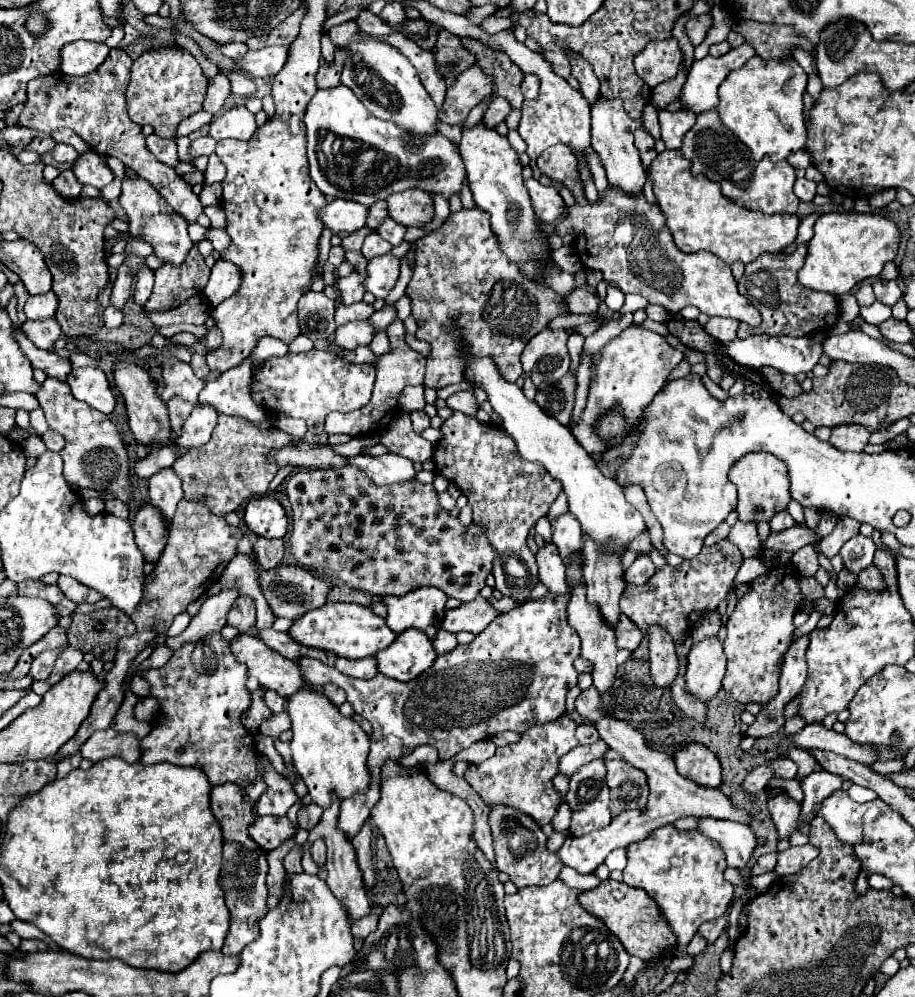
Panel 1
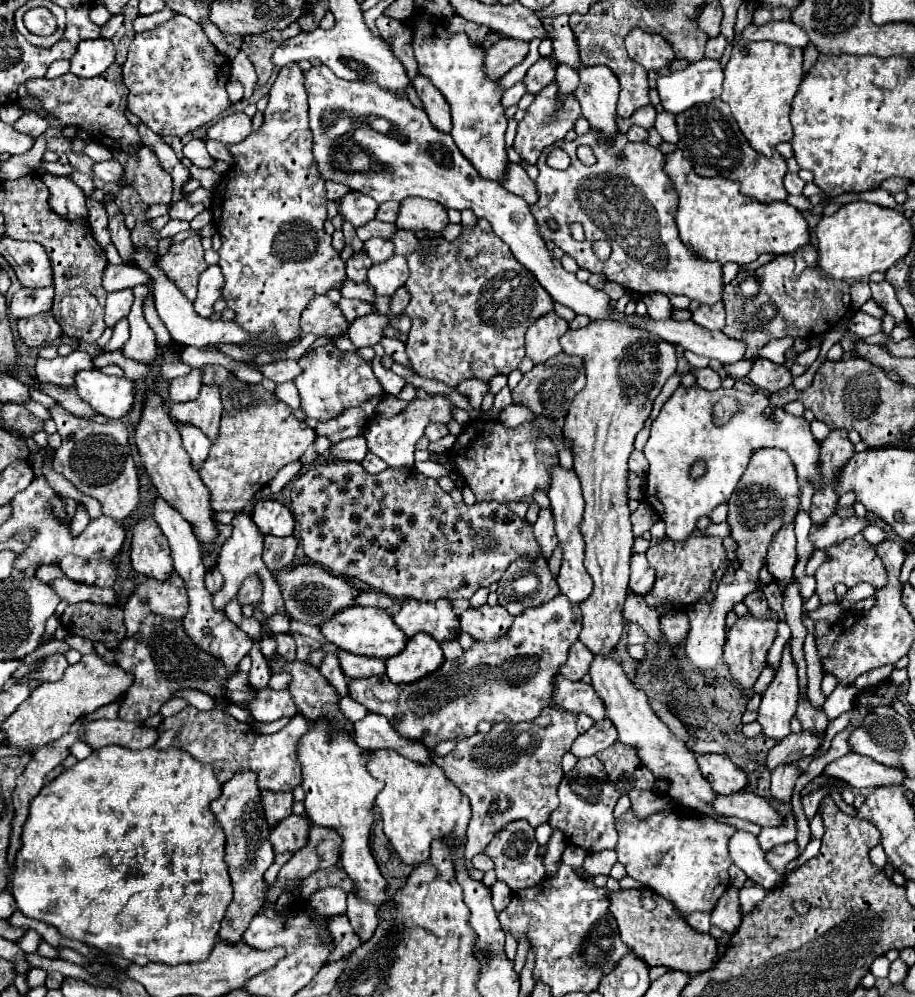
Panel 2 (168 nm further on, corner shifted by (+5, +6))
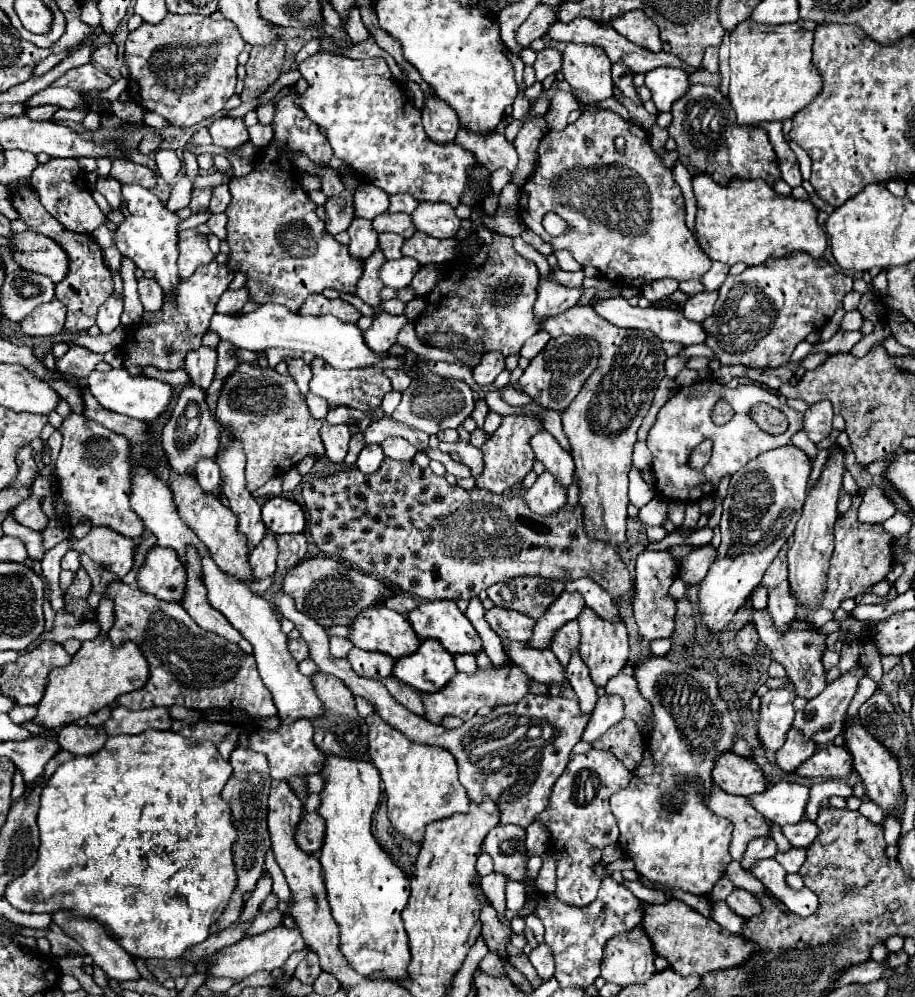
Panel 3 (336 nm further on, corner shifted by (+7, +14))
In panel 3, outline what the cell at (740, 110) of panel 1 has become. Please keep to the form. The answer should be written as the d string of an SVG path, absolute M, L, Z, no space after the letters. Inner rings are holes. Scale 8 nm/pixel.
M747 19L735 27L731 39L729 101L741 125L785 121L807 107L821 91L823 81L813 67L813 31L803 33L799 23L761 25Z

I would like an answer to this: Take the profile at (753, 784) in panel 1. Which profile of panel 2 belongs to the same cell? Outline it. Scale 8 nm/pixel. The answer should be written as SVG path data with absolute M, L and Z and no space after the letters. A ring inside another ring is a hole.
M799 731L799 733L791 733L789 737L781 739L769 753L767 753L767 761L765 767L769 771L777 769L779 765L789 765L795 763L803 757L813 755L821 745L821 739L813 733L807 731Z

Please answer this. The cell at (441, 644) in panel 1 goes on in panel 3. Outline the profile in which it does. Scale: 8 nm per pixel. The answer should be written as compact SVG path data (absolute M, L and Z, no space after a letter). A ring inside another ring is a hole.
M455 657L455 665L457 665L457 671L461 673L475 673L477 669L475 657Z

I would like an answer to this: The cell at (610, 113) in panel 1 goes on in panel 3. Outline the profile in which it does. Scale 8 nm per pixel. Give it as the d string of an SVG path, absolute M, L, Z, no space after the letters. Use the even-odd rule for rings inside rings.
M569 43L563 53L561 71L581 103L589 105L613 97L611 61L601 47Z

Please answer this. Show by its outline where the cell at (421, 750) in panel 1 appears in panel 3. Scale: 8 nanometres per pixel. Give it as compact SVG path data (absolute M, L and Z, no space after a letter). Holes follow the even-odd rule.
M327 757L323 775L327 779L327 785L321 791L321 807L317 813L327 821L327 831L319 859L325 873L325 887L333 919L337 921L341 931L341 953L347 957L347 961L359 975L381 973L385 979L403 981L409 977L407 967L411 961L409 941L401 919L401 911L405 909L409 899L409 877L391 861L391 857L381 849L381 845L371 833L371 817L377 809L377 801L381 795L379 771L371 761Z

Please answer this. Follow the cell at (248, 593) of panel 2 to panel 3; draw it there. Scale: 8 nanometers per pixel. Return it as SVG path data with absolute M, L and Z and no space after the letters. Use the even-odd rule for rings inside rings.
M265 533L265 537L261 539L259 545L253 547L251 551L251 557L249 557L249 563L253 567L253 577L257 581L265 579L267 575L275 573L275 561L277 561L277 539L273 533Z

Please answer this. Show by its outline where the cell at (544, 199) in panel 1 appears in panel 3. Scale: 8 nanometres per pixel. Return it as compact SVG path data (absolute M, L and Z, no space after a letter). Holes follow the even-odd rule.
M461 125L455 135L455 143L461 145L465 151L471 151L479 163L483 163L489 171L497 171L501 167L509 169L511 173L517 167L517 151L513 143L505 139L503 133L473 133Z

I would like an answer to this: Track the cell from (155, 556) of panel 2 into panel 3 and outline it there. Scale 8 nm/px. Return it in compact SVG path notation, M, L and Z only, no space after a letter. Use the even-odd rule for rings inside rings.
M155 545L139 569L139 589L157 599L181 603L185 599L185 583L187 569L181 565L179 557L175 557L175 551Z

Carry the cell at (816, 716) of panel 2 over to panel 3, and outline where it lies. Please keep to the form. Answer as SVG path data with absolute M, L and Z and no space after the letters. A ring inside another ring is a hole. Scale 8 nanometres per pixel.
M753 611L753 617L755 617L755 627L757 627L757 633L759 633L759 639L771 649L773 659L779 661L787 669L787 677L793 679L797 695L801 695L805 699L813 699L815 695L819 695L827 687L825 669L823 669L823 663L821 663L821 657L823 657L823 651L825 651L825 637L819 637L819 633L811 633L811 631L775 633L775 627L771 625L769 613Z

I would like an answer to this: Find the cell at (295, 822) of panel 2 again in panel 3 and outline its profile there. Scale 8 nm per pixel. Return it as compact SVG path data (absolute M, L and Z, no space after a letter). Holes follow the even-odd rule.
M303 813L303 819L297 829L297 845L307 851L319 851L323 845L323 835L325 835L325 819L317 813Z

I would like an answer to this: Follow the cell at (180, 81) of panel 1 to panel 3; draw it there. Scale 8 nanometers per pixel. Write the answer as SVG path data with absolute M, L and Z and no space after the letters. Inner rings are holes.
M217 9L213 15L171 15L159 25L143 23L137 31L131 31L125 43L125 61L129 63L129 97L143 109L159 113L171 125L191 127L203 119L213 117L225 105L225 101L235 93L237 83L237 57L245 49L245 41L239 29L223 17Z

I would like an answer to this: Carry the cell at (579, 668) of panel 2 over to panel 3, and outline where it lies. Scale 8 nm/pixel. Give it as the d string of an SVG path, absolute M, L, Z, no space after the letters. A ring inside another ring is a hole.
M571 621L571 623L563 625L563 627L557 631L555 639L551 641L551 651L555 653L555 657L559 659L559 663L561 663L563 667L569 663L571 653L579 647L579 639L581 639L581 635L579 635L577 621Z

